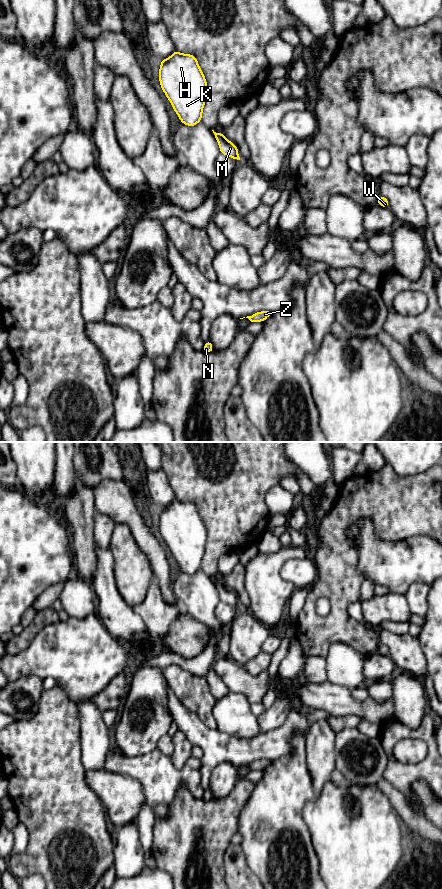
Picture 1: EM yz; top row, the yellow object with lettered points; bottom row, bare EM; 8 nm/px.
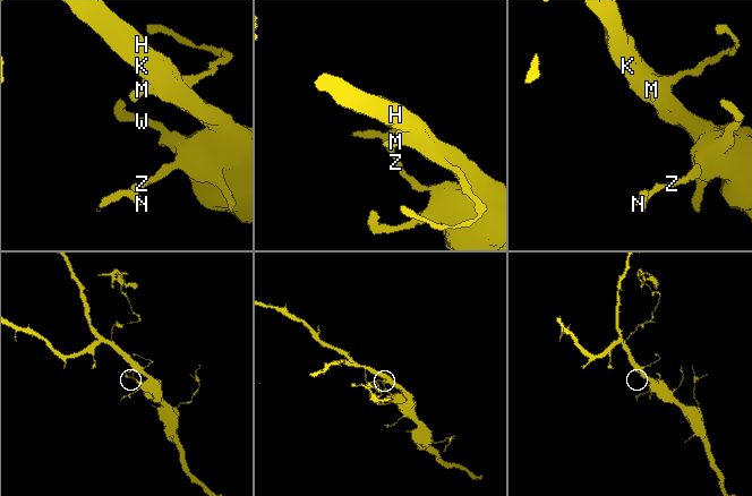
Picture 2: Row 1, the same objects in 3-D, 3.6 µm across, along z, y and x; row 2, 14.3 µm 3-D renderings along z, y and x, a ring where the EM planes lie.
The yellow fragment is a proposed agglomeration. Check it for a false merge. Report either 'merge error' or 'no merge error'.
no merge error

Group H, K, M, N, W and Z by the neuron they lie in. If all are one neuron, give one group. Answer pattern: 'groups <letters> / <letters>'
groups H K M N W Z

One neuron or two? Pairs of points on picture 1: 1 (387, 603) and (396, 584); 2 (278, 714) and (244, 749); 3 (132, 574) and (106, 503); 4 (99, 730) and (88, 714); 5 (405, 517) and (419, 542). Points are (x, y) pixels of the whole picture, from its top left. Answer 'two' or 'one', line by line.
1: two
2: two
3: two
4: one
5: two

